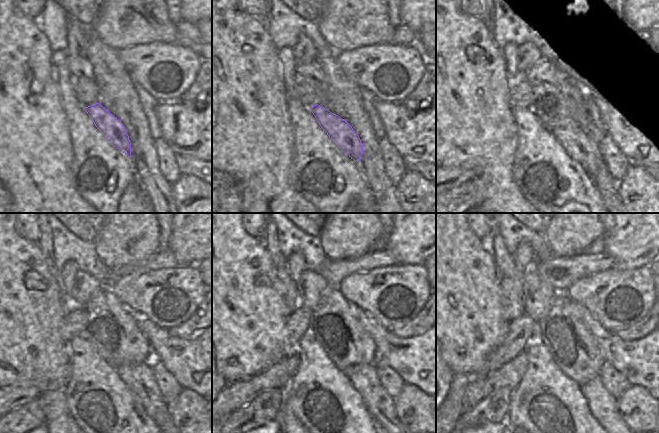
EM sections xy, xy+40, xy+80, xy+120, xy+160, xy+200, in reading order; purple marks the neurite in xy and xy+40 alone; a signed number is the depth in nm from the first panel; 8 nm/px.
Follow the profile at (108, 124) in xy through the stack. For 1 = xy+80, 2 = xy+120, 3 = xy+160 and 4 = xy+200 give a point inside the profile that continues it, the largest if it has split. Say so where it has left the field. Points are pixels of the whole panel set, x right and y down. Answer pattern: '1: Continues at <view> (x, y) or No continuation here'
1: Continues at xy+80 (577, 144)
2: Continues at xy+120 (139, 377)
3: Continues at xy+160 (364, 378)
4: Continues at xy+200 (603, 406)

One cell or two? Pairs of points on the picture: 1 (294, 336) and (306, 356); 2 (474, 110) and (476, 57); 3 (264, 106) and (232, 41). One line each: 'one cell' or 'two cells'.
1: two cells
2: one cell
3: one cell

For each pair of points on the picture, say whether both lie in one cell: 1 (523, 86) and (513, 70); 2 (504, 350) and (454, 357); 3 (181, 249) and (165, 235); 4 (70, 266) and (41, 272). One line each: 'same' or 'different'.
1: different
2: different
3: different
4: different

